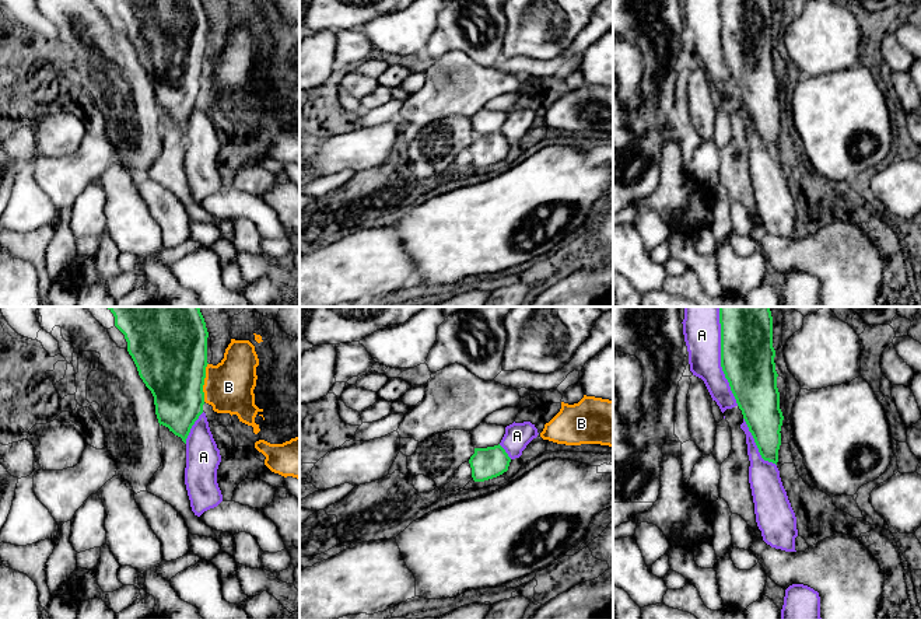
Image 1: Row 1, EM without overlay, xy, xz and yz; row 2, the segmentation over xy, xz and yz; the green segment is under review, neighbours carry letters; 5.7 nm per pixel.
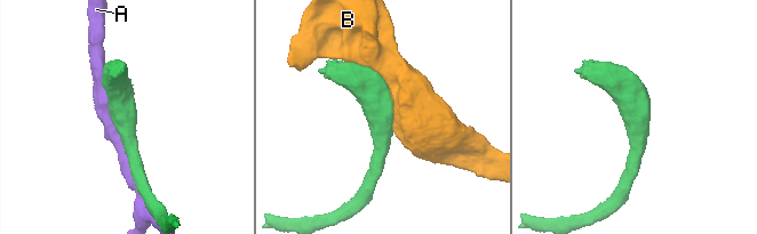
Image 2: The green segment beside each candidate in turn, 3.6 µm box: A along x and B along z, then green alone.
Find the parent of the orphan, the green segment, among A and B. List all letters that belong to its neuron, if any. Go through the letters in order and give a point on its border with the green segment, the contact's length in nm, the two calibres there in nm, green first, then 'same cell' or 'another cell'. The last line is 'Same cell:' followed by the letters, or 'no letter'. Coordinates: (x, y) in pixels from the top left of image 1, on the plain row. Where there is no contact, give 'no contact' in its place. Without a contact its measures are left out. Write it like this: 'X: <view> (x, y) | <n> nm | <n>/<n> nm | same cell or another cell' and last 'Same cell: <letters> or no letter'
A: yz (721, 46) | 550 nm | 300/220 nm | another cell
B: xy (203, 69) | 220 nm | 420/280 nm | another cell
Same cell: no letter

